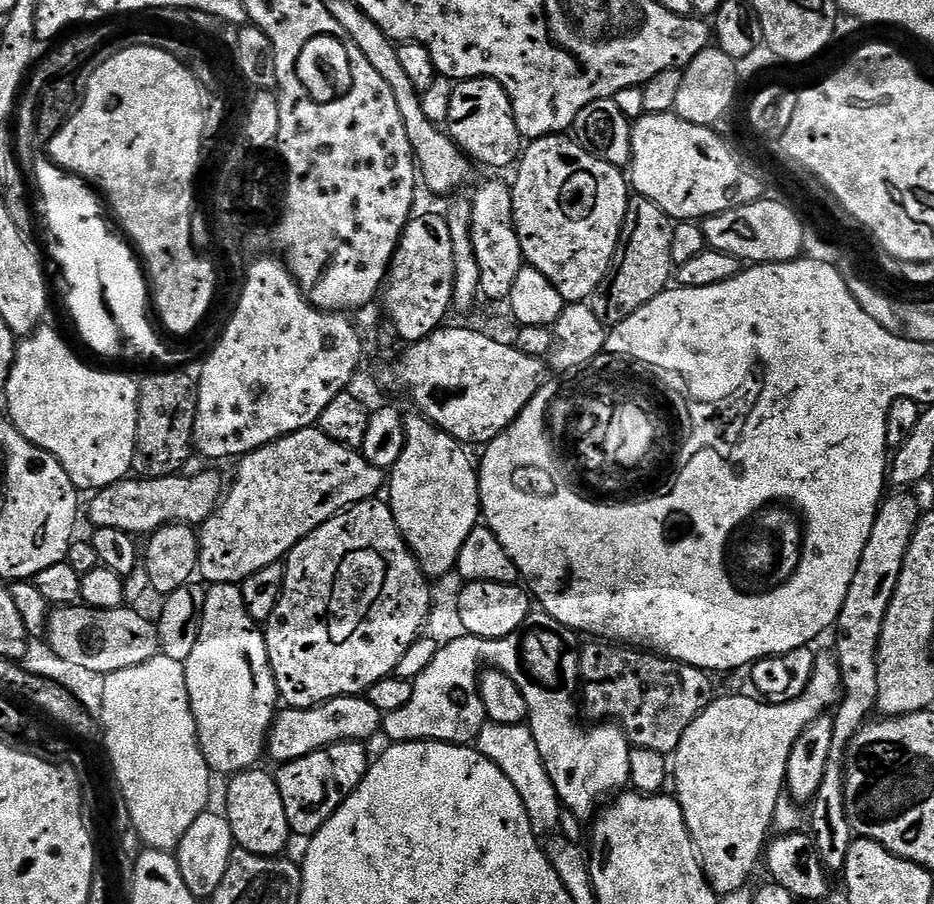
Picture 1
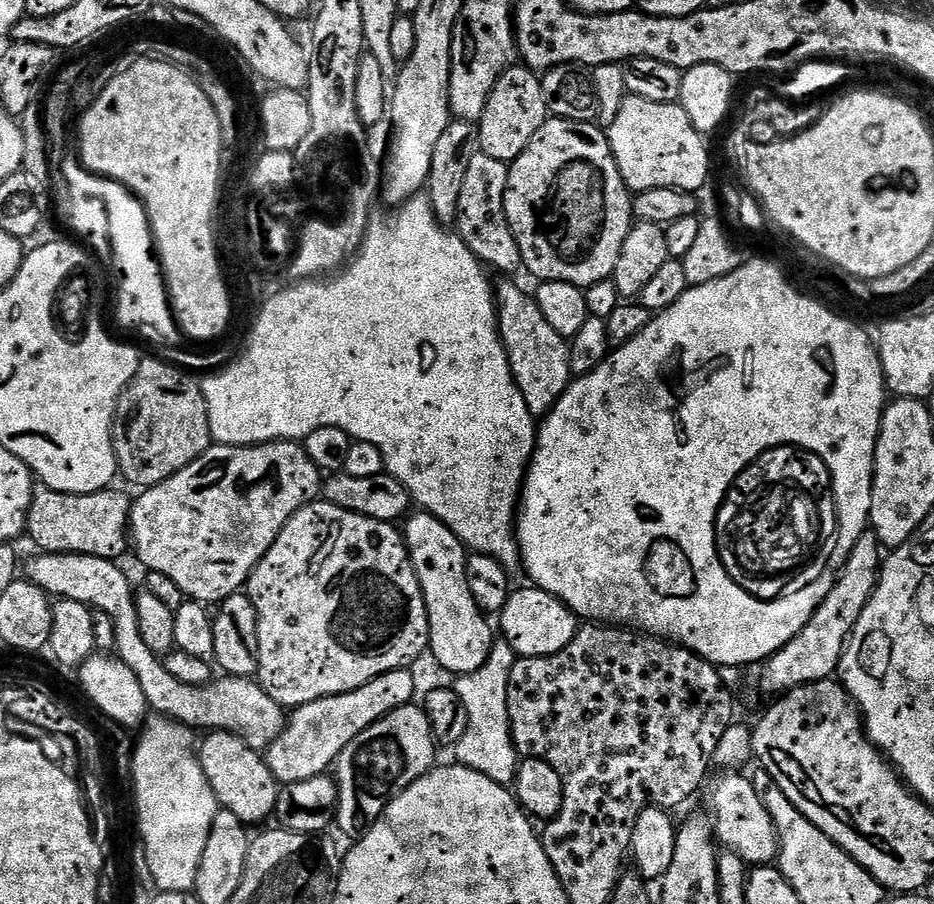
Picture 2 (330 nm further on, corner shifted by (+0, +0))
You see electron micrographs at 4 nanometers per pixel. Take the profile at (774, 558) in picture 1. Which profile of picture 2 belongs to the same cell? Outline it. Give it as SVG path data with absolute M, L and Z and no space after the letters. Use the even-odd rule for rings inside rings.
M791 446L771 448L768 452L762 453L732 484L723 506L720 507L720 513L716 515L716 553L720 555L722 566L728 571L732 581L742 586L742 590L746 590L751 596L756 596L760 600L775 600L776 597L793 591L809 578L815 577L828 568L828 559L834 547L837 527L836 501L832 498L832 479L826 462L822 462L822 458L818 458L813 452L806 452L802 448Z

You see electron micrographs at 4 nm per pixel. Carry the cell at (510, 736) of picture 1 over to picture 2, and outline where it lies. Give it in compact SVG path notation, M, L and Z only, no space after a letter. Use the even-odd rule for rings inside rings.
M489 654L481 668L454 680L454 689L469 714L466 732L454 748L455 759L470 770L478 770L478 774L486 774L486 778L505 786L515 781L518 767L518 753L512 741L508 713L510 670L514 670L517 659Z

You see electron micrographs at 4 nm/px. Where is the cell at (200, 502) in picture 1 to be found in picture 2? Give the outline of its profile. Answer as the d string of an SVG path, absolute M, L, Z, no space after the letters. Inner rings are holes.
M37 487L32 494L32 505L28 511L28 522L26 525L27 535L32 535L32 540L37 544L39 551L44 554L75 554L78 556L97 556L103 560L119 561L120 555L130 548L130 517L132 515L132 500L124 492L112 492L113 490L105 490L103 492L95 492L94 494L86 494L79 496L78 494L66 494L65 492L55 492L53 488Z

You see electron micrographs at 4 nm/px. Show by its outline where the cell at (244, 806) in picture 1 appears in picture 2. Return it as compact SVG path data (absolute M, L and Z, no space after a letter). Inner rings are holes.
M208 732L205 740L201 739L198 744L200 765L210 782L210 790L214 790L216 803L221 809L230 814L235 814L246 826L260 824L264 819L271 817L276 811L276 794L278 782L274 774L268 769L268 761L257 749L246 746L234 734L229 732Z

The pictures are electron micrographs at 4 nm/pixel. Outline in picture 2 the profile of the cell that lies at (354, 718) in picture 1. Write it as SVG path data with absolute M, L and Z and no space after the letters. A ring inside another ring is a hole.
M36 554L36 557L28 564L27 579L39 586L42 591L48 593L49 597L62 600L73 600L79 604L86 604L89 608L110 614L116 631L116 652L118 659L123 664L134 670L134 678L138 678L138 686L142 686L142 694L146 694L146 702L153 713L167 716L169 720L177 720L186 727L199 730L204 728L208 732L229 732L238 737L246 746L257 750L266 750L282 734L286 723L286 709L283 704L274 702L270 694L266 694L259 682L246 676L221 675L206 684L190 686L186 682L178 682L174 674L170 674L167 663L156 657L142 642L142 630L138 630L138 616L136 614L136 597L134 587L128 581L126 573L120 569L121 565L114 560L103 560L97 556L78 556L75 554Z

